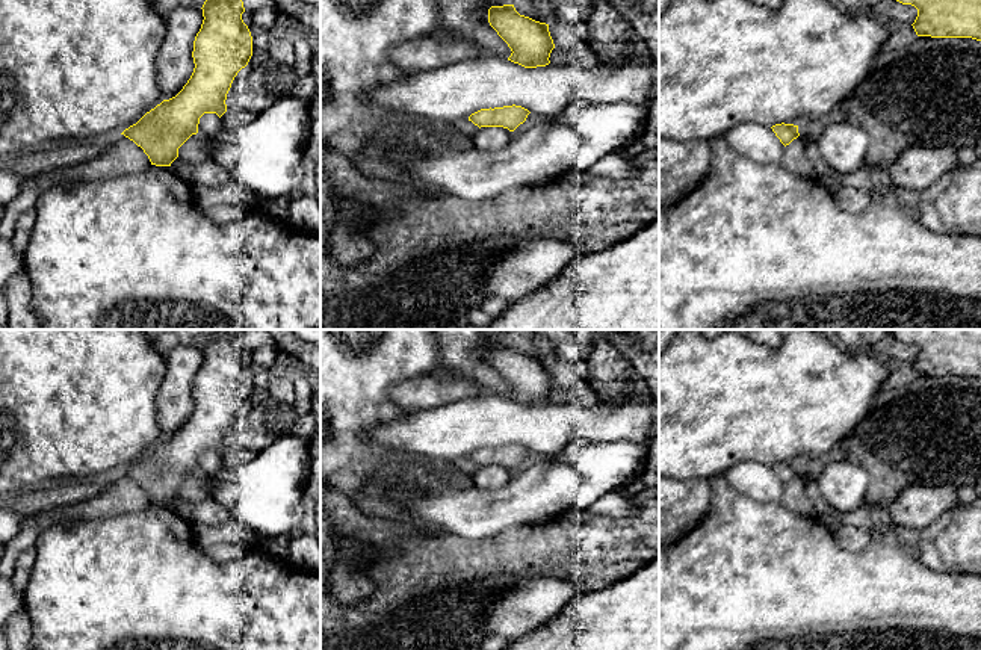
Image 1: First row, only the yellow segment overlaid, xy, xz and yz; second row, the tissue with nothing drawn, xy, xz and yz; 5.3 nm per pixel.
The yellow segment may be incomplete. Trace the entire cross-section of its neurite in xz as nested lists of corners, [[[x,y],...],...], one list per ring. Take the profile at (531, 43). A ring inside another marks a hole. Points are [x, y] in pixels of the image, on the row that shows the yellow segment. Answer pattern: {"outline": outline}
{"outline": [[[514,5],[491,6],[488,23],[511,48],[508,60],[525,68],[546,67],[555,48],[549,24],[520,15]]]}

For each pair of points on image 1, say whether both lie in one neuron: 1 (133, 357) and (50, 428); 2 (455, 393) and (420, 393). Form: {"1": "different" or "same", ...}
{"1": "same", "2": "same"}

